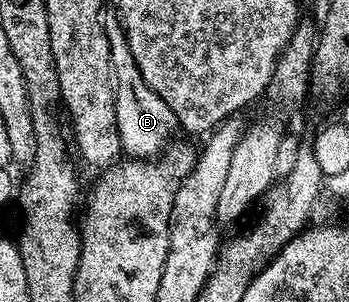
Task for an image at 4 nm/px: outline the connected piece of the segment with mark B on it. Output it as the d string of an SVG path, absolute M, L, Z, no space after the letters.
M120 19L105 20L107 42L111 46L111 66L113 67L113 83L115 85L115 118L121 139L121 151L126 157L135 160L157 158L166 151L167 145L174 139L173 131L178 131L179 125L171 106L143 82L143 74L139 74L139 66L135 66L135 58L129 49Z

